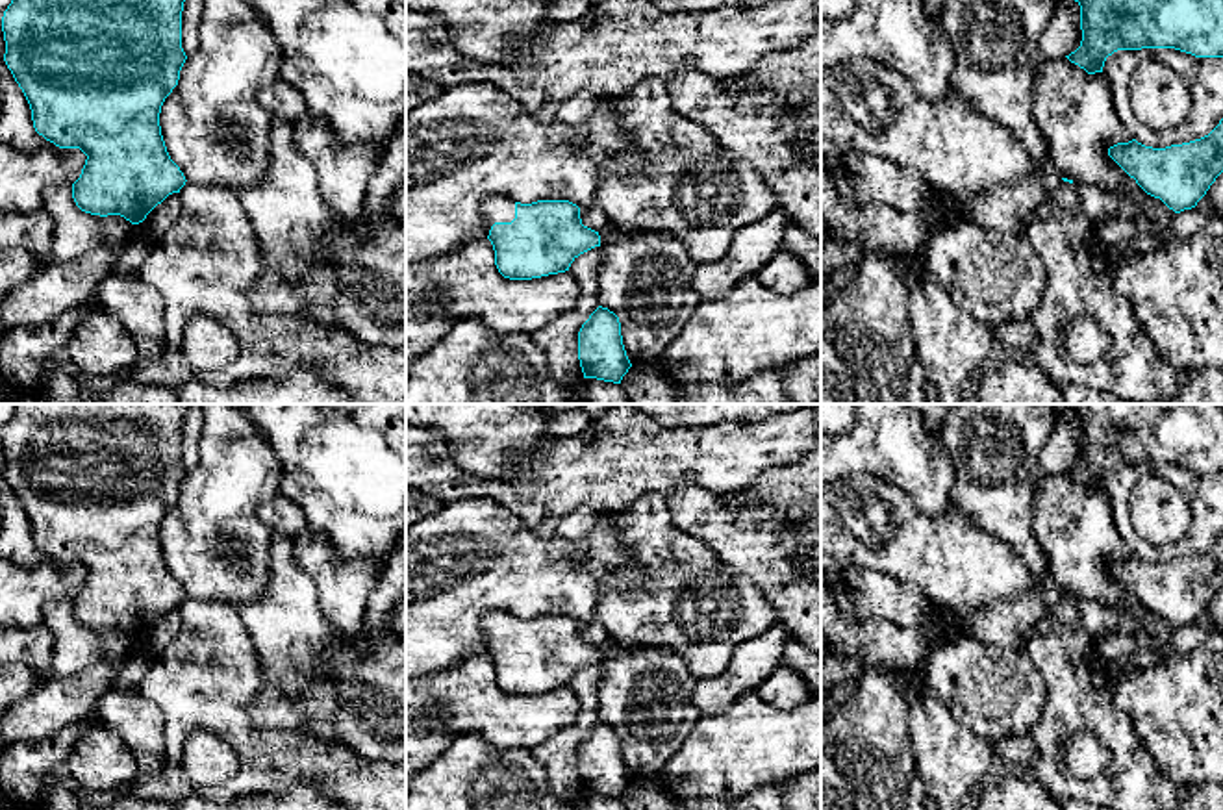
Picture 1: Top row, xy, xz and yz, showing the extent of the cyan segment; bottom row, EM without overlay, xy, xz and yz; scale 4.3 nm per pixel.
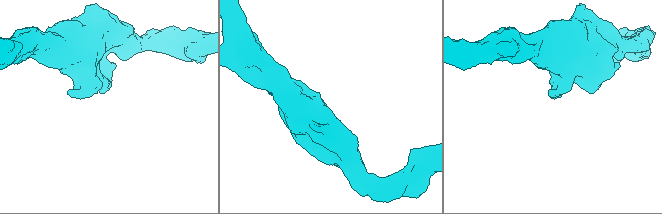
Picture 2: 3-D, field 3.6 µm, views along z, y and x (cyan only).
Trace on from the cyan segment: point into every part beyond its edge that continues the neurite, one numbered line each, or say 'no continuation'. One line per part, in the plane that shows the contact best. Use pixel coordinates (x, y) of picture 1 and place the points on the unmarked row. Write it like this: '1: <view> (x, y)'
1: xz (497, 623)

